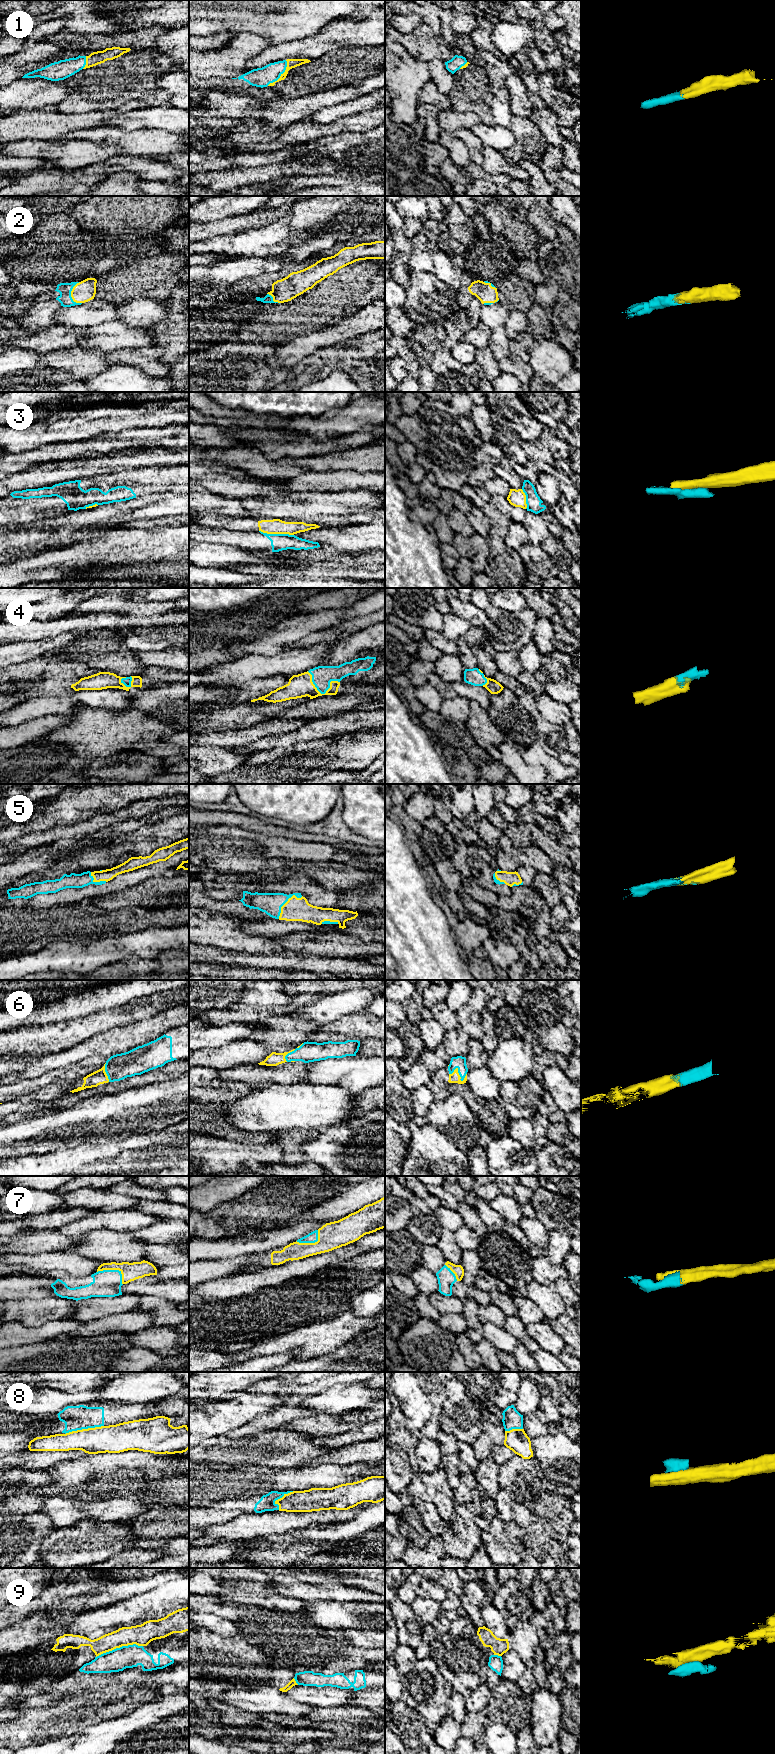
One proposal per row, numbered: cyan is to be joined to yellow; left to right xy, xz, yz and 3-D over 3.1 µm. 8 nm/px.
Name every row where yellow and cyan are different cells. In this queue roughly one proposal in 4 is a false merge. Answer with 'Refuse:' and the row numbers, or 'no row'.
Refuse: 3, 8, 9

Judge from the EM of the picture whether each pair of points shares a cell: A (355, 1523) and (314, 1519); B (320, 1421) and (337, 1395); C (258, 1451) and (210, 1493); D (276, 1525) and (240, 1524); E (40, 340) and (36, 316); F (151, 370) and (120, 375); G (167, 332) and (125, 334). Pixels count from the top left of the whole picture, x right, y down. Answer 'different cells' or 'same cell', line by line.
A: different cells
B: different cells
C: same cell
D: same cell
E: different cells
F: different cells
G: different cells

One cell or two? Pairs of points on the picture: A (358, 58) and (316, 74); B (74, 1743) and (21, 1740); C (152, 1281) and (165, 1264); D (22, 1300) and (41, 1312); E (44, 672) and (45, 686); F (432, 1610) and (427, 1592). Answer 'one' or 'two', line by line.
A: one
B: two
C: two
D: one
E: one
F: two

